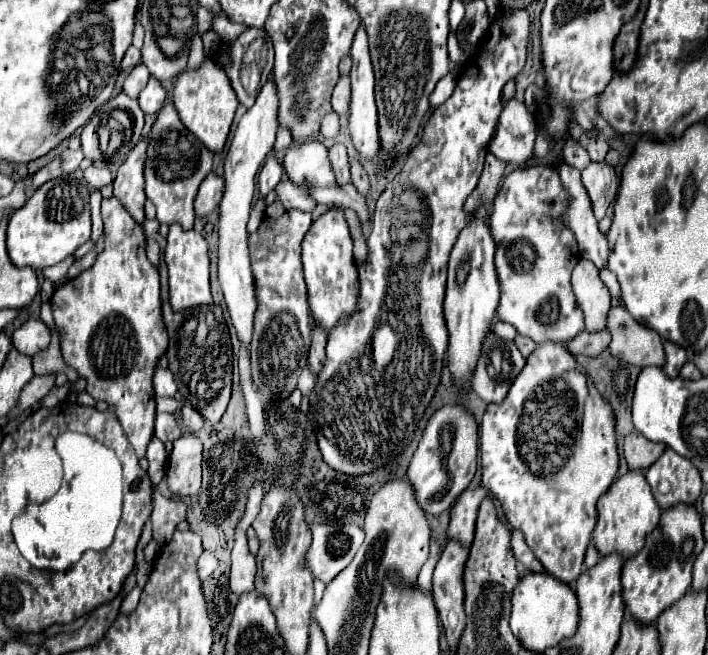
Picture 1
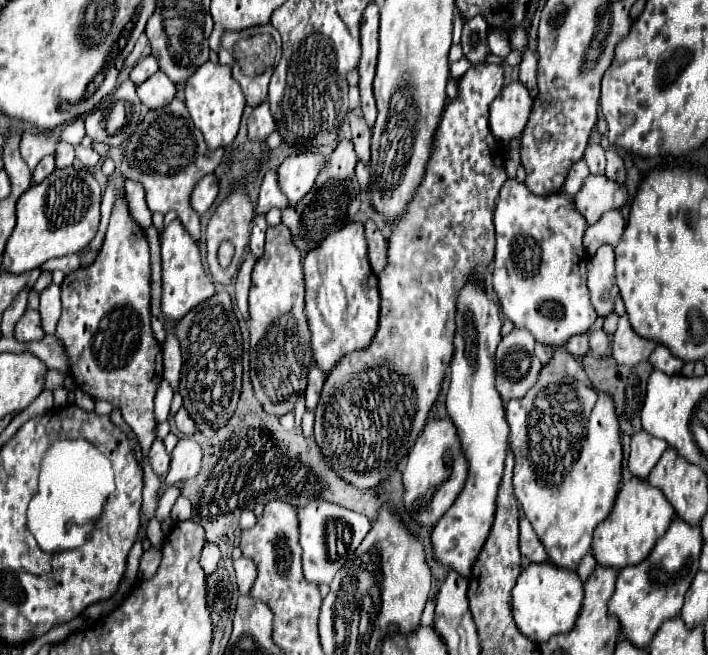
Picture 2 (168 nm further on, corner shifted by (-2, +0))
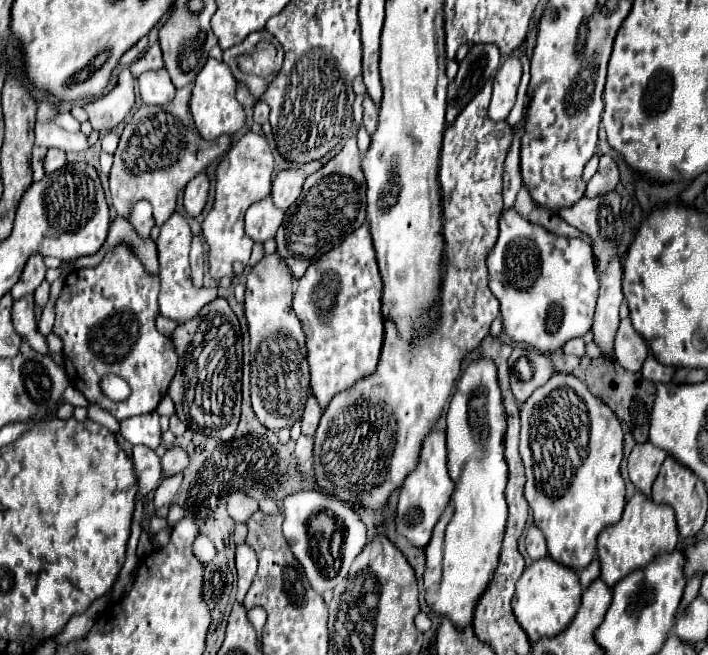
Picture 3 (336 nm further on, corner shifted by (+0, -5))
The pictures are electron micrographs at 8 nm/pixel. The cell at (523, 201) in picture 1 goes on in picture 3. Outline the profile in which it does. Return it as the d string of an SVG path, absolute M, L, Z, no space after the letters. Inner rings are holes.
M515 207L505 209L499 217L499 239L487 257L487 269L491 277L489 287L501 305L505 333L515 343L527 343L541 353L553 353L569 339L583 337L591 329L599 281L595 275L593 251L579 237L569 239L555 235L543 225L521 217Z

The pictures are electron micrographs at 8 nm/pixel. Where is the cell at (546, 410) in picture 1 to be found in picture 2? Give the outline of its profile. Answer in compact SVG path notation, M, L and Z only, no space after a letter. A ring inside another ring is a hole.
M557 348L553 360L543 366L541 380L519 400L509 400L507 422L511 426L509 444L515 454L513 488L525 516L533 522L549 560L559 568L575 570L585 554L591 552L593 530L609 516L621 484L621 430L613 400L605 392L593 390L581 364L565 350Z

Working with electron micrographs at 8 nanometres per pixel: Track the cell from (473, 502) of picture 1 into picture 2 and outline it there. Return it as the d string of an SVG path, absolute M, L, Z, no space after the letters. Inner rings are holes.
M475 280L469 282L457 298L455 356L451 362L451 386L447 392L447 412L457 428L461 450L465 452L469 464L469 476L455 504L441 516L431 532L433 560L449 570L455 570L463 578L471 576L473 562L489 538L509 442L505 406L495 388L495 350L501 340L499 330L501 318L497 302L493 302L491 294L487 294L485 288L479 288Z

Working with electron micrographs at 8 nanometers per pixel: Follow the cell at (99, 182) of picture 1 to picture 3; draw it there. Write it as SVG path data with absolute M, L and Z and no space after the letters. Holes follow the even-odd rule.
M51 99L41 101L39 111L37 111L37 125L35 125L35 141L37 145L45 145L49 148L59 148L64 152L85 152L89 148L87 137L81 132L75 133L73 137L70 133L65 133L63 129L51 125L51 119L57 115L57 107L53 107Z

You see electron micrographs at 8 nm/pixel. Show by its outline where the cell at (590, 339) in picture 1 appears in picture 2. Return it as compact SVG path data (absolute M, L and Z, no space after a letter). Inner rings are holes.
M577 334L567 342L567 352L573 356L585 356L589 352L589 334Z

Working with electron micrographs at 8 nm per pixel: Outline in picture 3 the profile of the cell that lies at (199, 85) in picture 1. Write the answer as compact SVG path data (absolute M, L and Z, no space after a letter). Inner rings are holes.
M209 59L195 79L193 95L191 95L191 103L189 103L191 117L203 139L211 141L211 139L217 139L219 135L233 137L235 133L241 131L241 127L245 125L245 111L243 111L241 103L237 101L235 93L237 93L237 81L235 81L231 69L223 61Z

